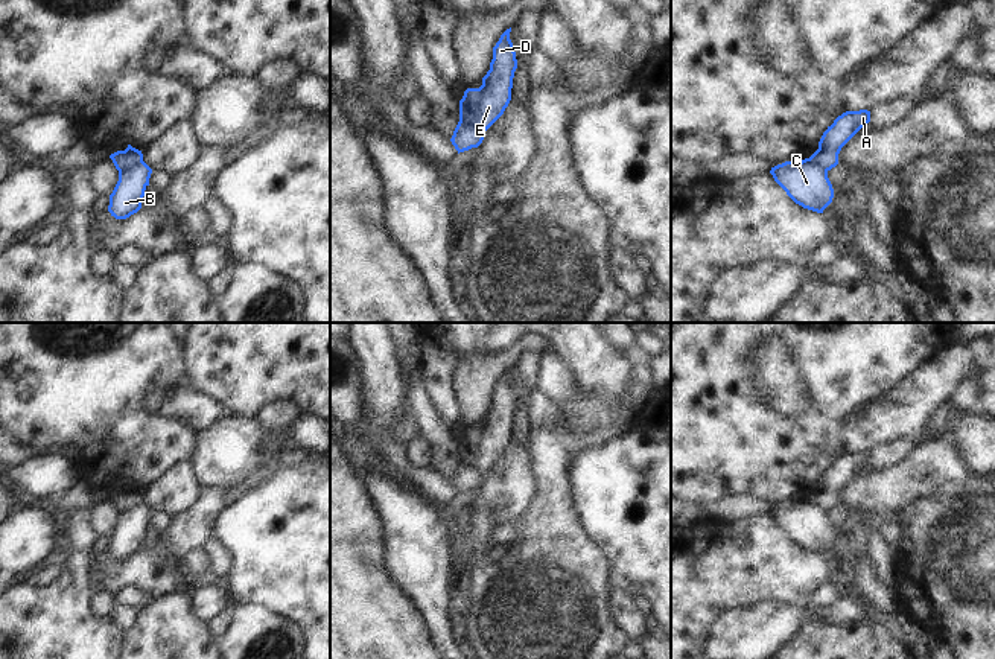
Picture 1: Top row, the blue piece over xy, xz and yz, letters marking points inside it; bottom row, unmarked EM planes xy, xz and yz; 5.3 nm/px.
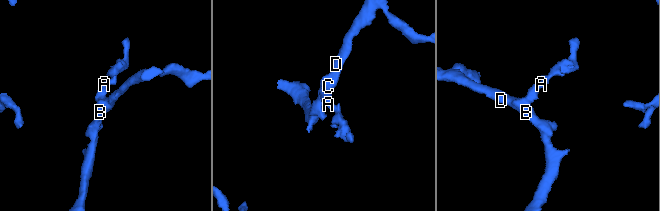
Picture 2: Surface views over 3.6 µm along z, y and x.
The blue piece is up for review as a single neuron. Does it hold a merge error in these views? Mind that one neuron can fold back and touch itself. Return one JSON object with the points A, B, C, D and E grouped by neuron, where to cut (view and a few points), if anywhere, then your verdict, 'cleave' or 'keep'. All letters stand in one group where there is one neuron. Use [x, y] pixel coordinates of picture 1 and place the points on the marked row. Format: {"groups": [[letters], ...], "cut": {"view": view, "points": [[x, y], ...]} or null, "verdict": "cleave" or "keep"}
{"groups": [["A"], ["B", "C", "D", "E"]], "cut": {"view": "xy", "points": [[142, 160], [119, 174]]}, "verdict": "cleave"}

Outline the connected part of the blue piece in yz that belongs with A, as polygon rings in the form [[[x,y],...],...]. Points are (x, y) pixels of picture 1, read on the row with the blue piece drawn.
[[[867,110],[843,113],[823,132],[819,149],[809,158],[825,172],[831,170],[838,164],[841,148],[869,122],[870,111]]]

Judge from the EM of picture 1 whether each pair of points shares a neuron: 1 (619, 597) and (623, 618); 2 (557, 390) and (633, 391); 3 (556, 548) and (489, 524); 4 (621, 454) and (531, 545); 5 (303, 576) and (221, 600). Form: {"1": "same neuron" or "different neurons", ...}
{"1": "same neuron", "2": "same neuron", "3": "different neurons", "4": "different neurons", "5": "different neurons"}

